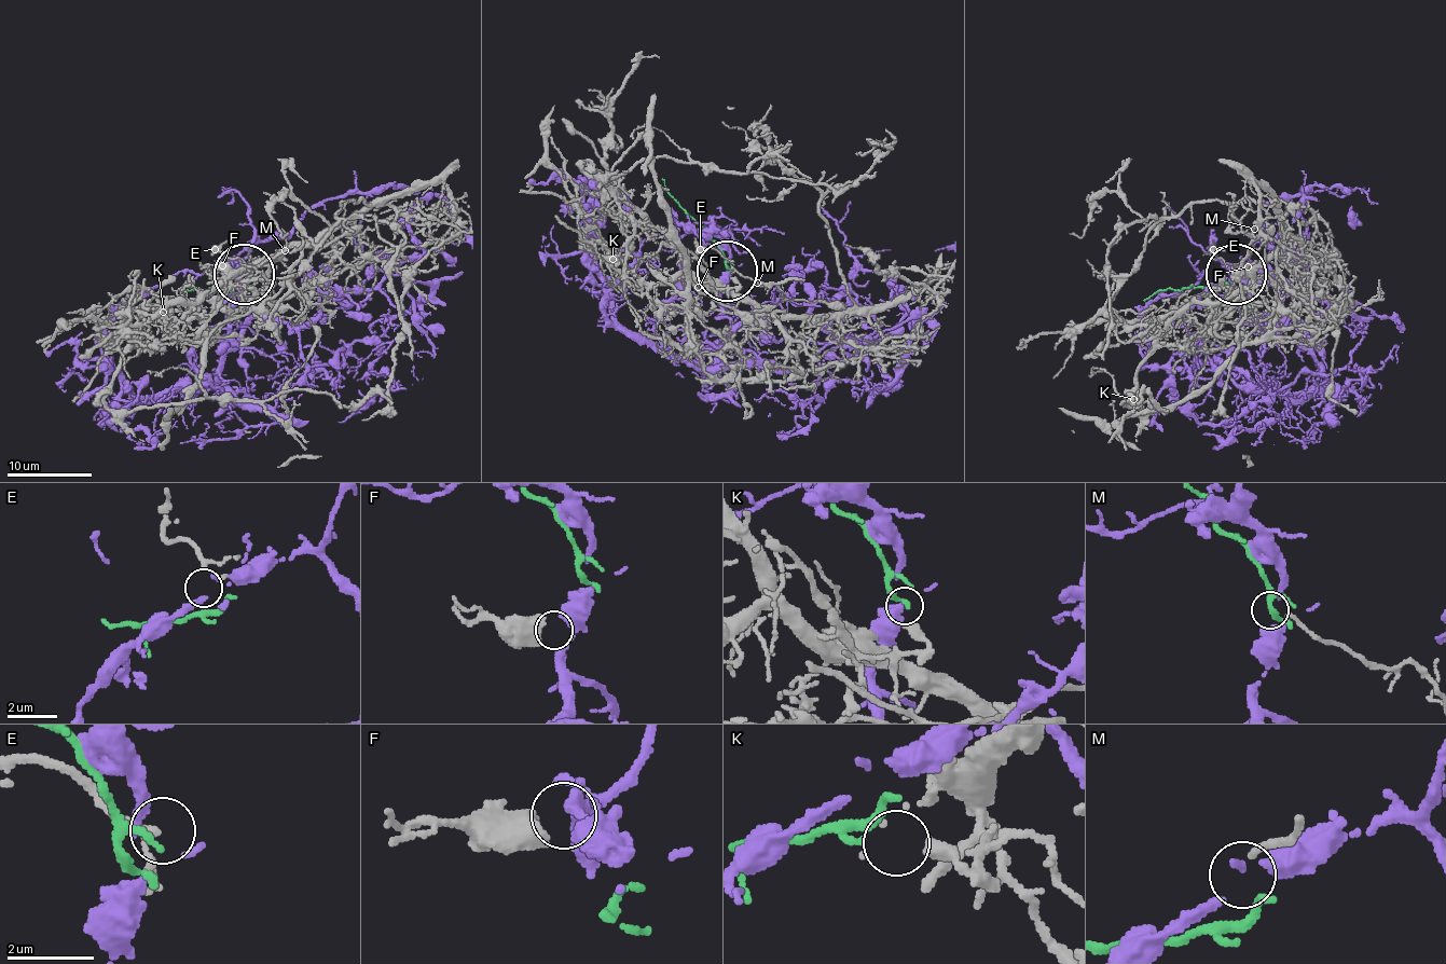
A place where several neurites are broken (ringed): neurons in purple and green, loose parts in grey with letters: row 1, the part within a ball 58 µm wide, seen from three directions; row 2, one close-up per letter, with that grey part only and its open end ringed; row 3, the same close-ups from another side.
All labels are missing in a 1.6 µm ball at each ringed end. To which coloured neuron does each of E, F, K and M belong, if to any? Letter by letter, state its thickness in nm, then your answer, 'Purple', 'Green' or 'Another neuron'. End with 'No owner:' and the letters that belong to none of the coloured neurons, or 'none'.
E: Thickness 120 nm. Another neuron
F: Thickness 600 nm. Another neuron
K: Thickness 380 nm. Green
M: Thickness 140 nm. Another neuron
No owner: E, F, M

